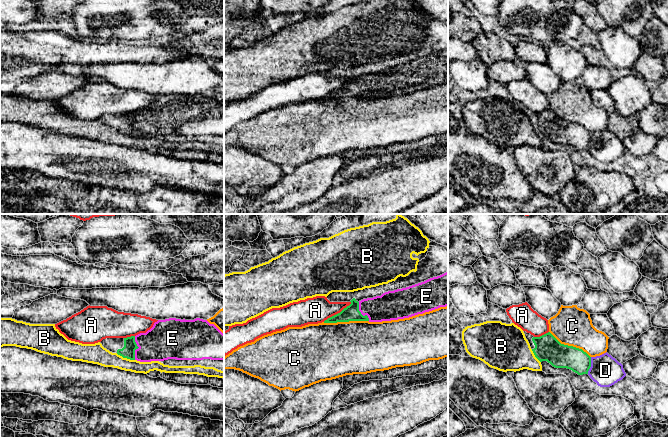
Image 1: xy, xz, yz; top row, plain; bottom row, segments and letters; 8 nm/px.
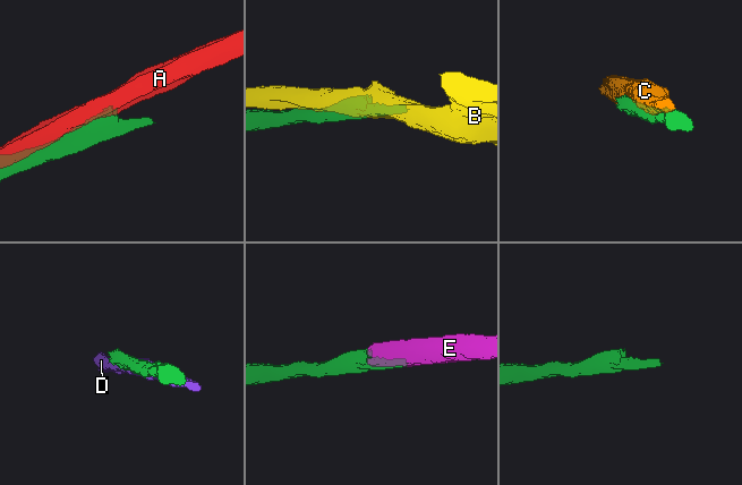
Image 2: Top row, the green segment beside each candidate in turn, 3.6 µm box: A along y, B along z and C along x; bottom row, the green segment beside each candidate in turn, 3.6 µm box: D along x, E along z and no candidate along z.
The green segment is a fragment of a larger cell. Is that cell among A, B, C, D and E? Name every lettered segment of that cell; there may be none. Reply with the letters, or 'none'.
E

